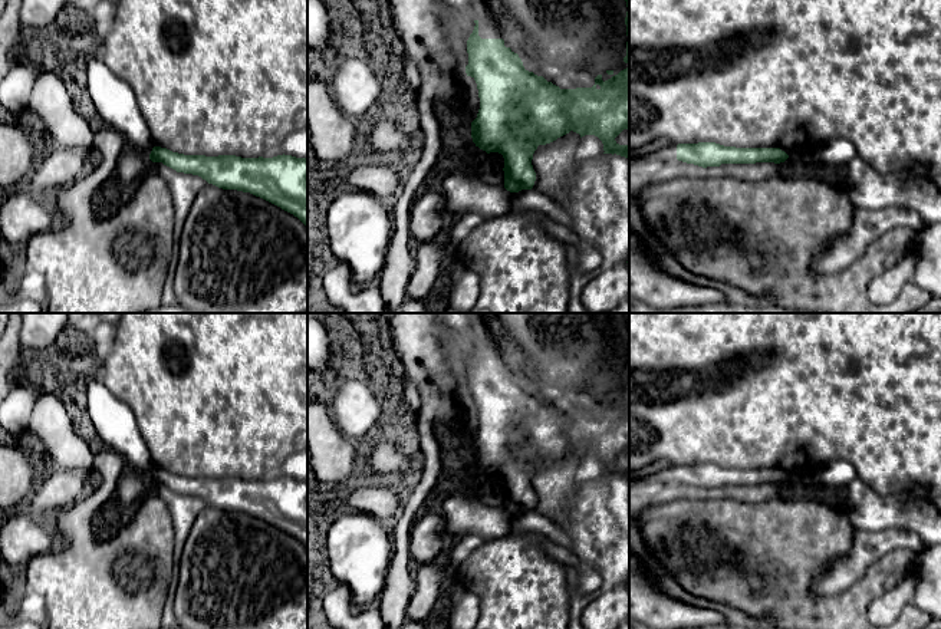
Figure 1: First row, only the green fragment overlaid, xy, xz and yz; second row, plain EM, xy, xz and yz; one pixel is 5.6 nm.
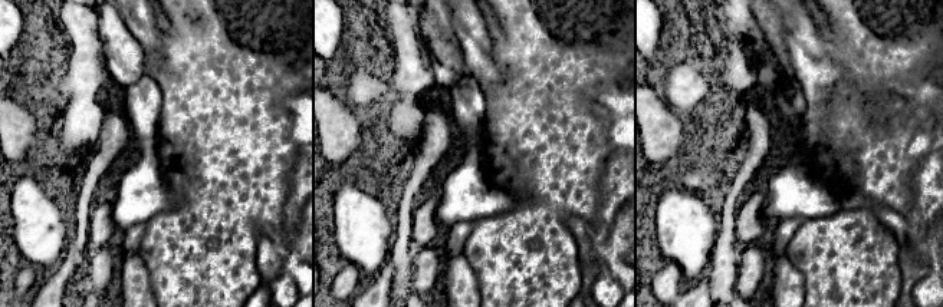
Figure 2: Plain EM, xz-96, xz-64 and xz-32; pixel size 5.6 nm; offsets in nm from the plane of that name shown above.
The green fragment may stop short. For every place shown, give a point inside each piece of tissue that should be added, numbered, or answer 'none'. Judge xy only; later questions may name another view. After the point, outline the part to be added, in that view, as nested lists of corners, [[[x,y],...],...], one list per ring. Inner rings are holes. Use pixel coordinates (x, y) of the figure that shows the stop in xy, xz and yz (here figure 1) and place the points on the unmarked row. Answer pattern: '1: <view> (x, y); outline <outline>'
none

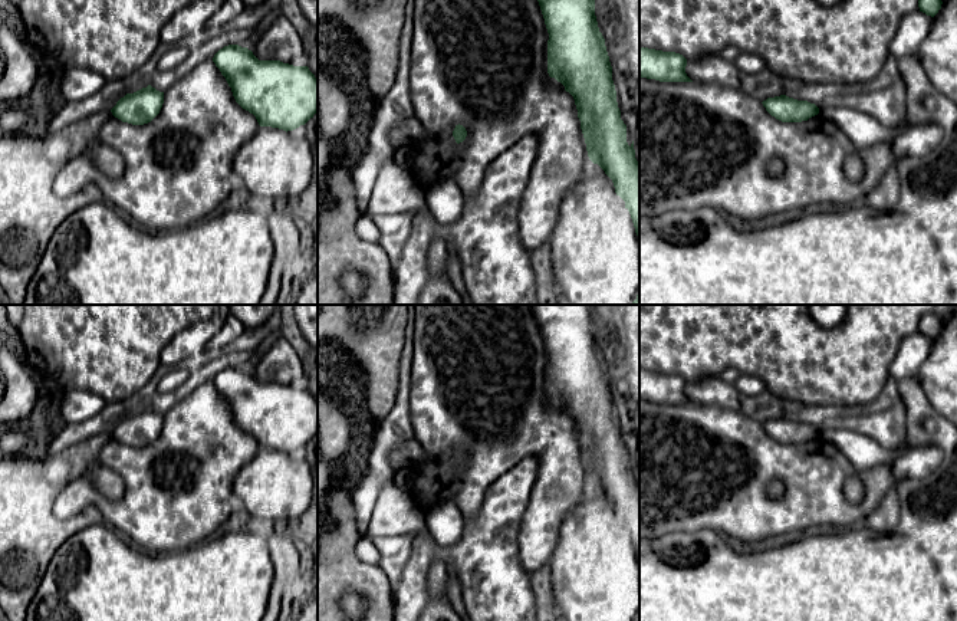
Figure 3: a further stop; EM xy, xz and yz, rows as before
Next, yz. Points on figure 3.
none

